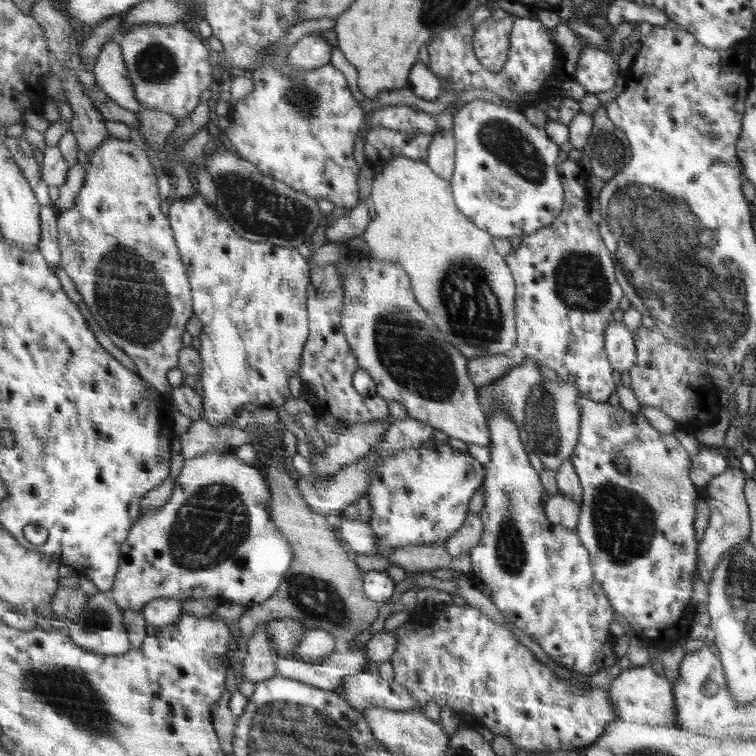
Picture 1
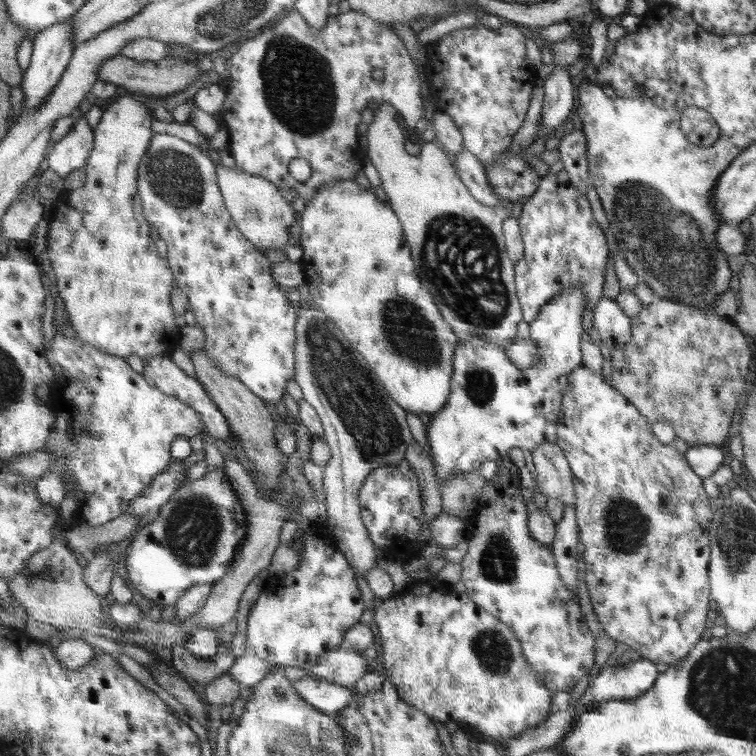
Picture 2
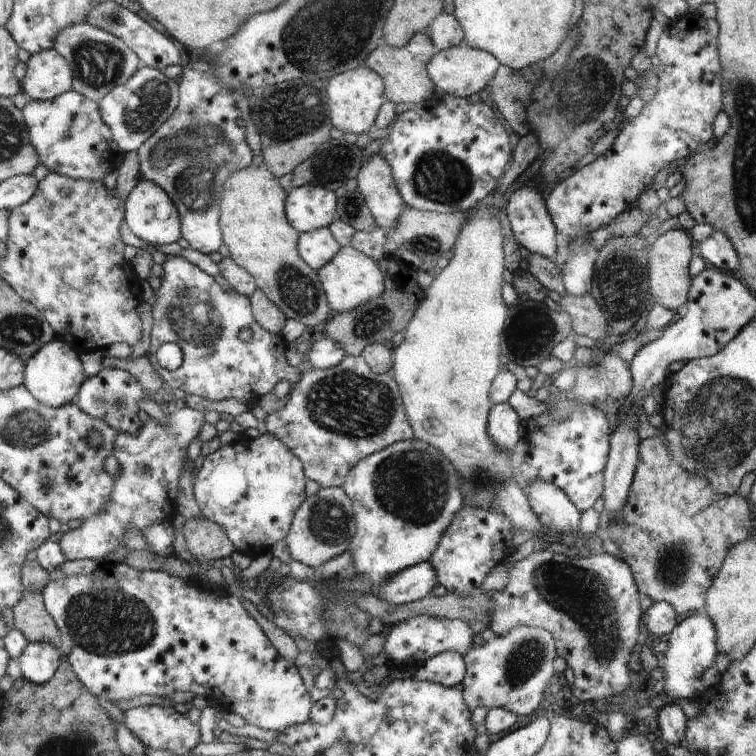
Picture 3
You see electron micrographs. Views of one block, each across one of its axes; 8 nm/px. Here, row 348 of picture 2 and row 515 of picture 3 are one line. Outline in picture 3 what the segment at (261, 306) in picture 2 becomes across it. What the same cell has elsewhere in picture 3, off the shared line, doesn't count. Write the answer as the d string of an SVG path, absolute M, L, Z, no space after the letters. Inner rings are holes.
M270 433L256 439L242 436L205 458L193 485L195 500L203 517L224 529L236 551L244 556L255 559L260 554L273 552L278 543L286 540L296 512L307 499L301 460Z

